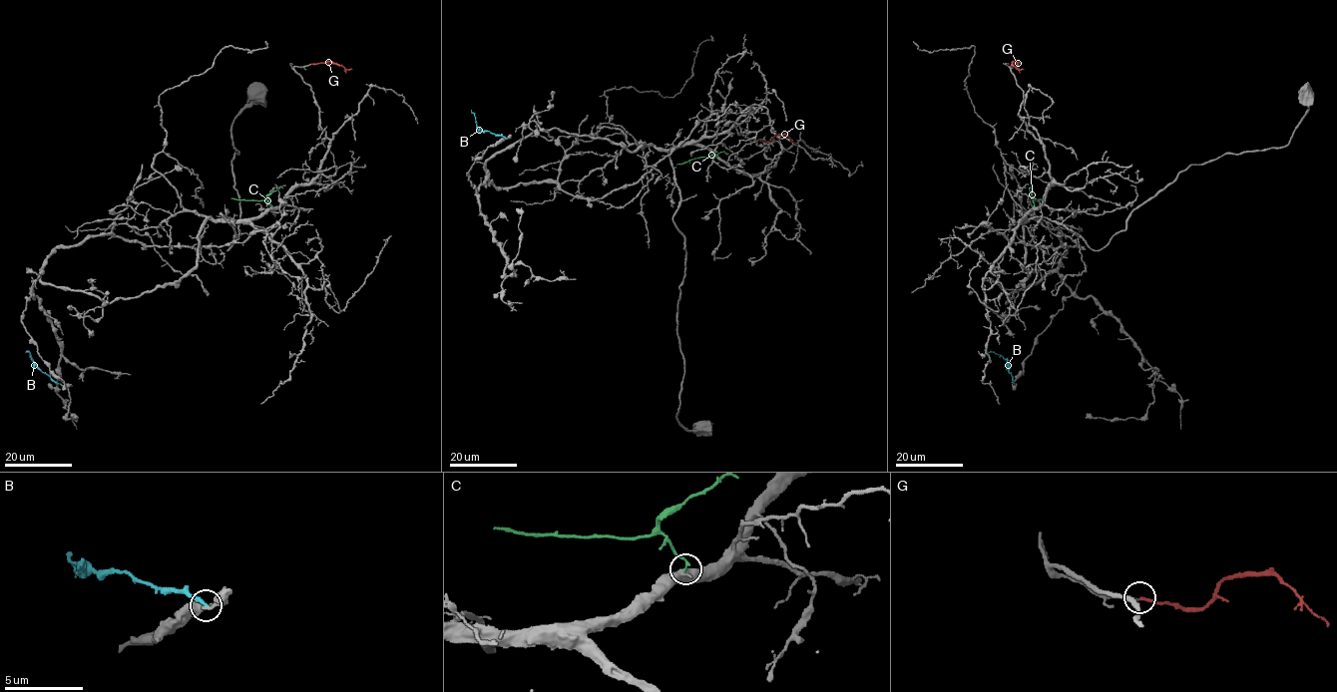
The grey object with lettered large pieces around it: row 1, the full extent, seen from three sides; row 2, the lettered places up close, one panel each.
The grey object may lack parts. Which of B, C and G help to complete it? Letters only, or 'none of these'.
G

